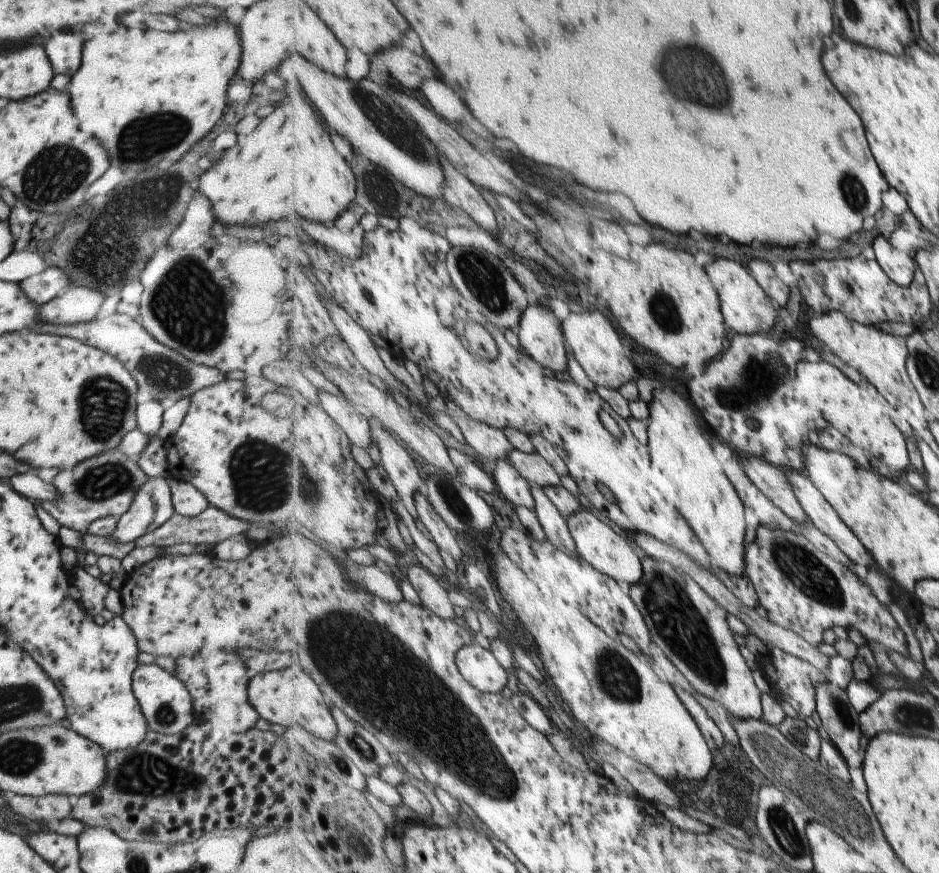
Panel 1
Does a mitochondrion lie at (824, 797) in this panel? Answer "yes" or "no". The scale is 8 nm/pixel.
yes

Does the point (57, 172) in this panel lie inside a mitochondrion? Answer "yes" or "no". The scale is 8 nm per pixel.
yes

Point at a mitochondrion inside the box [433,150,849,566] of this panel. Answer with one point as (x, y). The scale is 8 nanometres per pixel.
(483, 278)

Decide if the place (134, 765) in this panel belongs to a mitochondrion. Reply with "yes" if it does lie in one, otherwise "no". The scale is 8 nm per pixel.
yes

